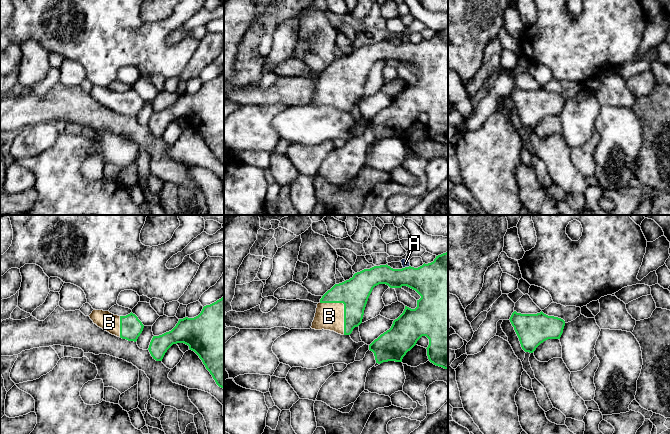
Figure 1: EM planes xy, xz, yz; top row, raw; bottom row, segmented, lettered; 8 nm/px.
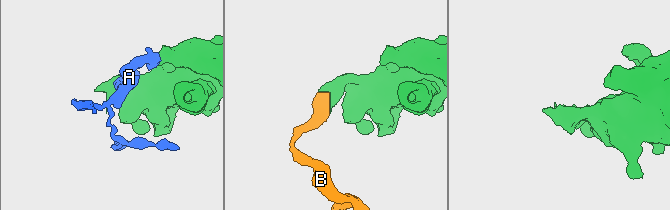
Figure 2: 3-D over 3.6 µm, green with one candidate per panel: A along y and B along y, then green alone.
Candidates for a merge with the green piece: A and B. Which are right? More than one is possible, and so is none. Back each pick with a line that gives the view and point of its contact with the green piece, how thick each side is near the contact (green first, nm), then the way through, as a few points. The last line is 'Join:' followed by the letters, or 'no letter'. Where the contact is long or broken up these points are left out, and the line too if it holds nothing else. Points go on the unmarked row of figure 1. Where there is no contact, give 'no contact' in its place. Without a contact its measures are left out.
B: meets green in xz at (344, 83); 240 nm thick on the green side, 220 nm on the other
Join: B

